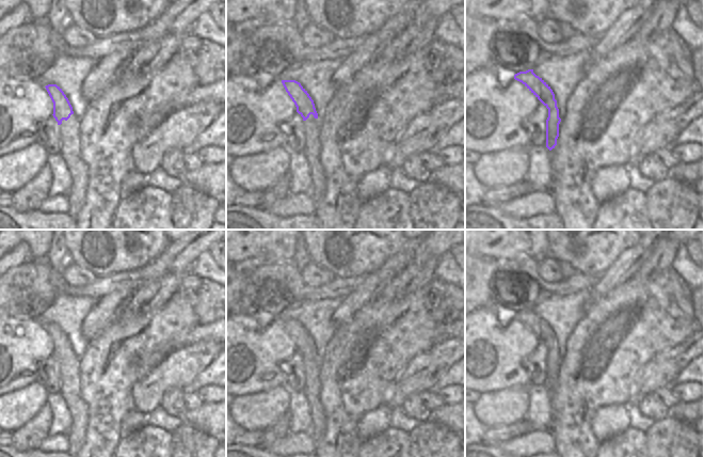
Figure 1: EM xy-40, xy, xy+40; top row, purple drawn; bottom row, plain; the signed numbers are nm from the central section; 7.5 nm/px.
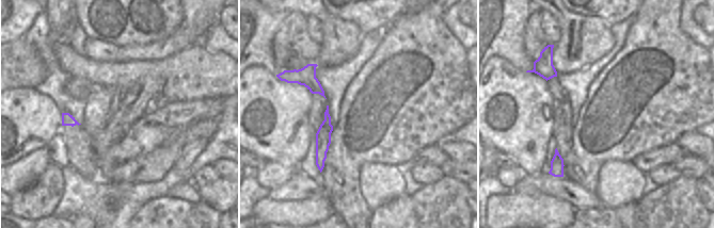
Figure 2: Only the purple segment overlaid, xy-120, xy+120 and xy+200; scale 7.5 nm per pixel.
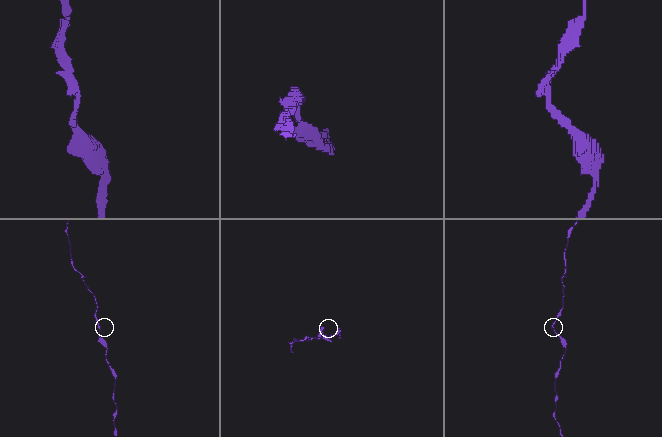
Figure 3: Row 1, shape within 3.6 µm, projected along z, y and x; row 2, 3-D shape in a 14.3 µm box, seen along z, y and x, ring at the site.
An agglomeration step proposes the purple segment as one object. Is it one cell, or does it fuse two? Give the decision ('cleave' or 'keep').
keep

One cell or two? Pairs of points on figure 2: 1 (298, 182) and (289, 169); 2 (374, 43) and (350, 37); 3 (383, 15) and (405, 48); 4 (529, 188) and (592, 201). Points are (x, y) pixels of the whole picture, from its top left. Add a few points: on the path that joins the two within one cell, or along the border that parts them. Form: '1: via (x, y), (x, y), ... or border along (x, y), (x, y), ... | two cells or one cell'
1: border along (297, 169), (282, 184), (272, 189) | two cells
2: border along (365, 34), (358, 51), (347, 60) | two cells
3: border along (407, 11), (387, 28) | two cells
4: via (545, 186), (567, 186), (576, 195) | one cell

